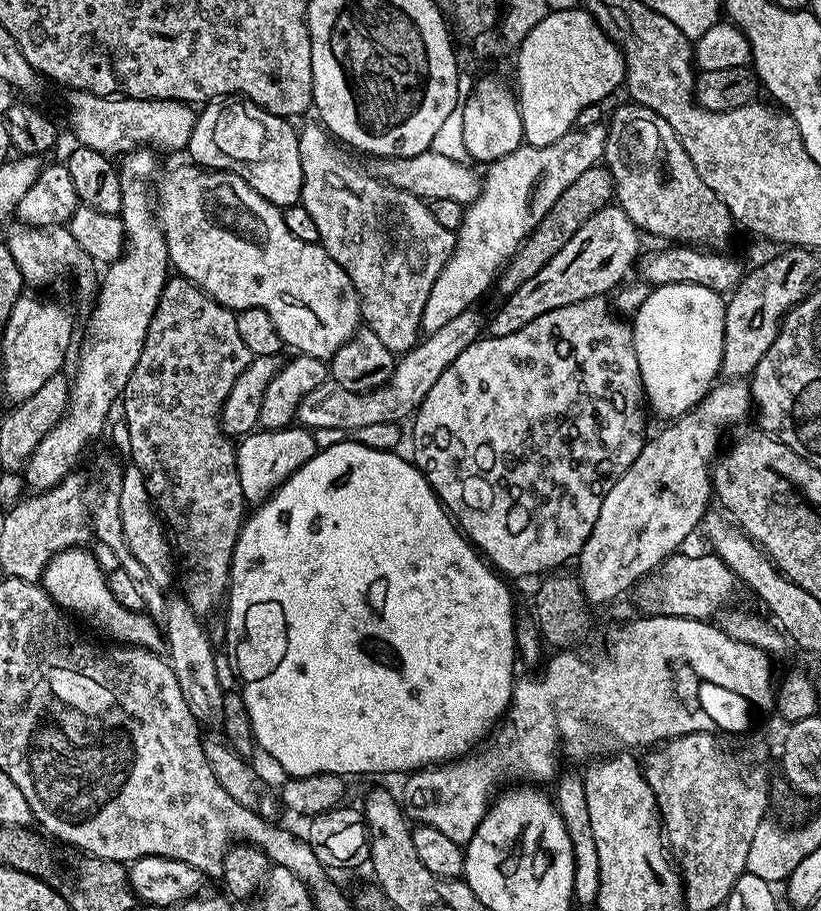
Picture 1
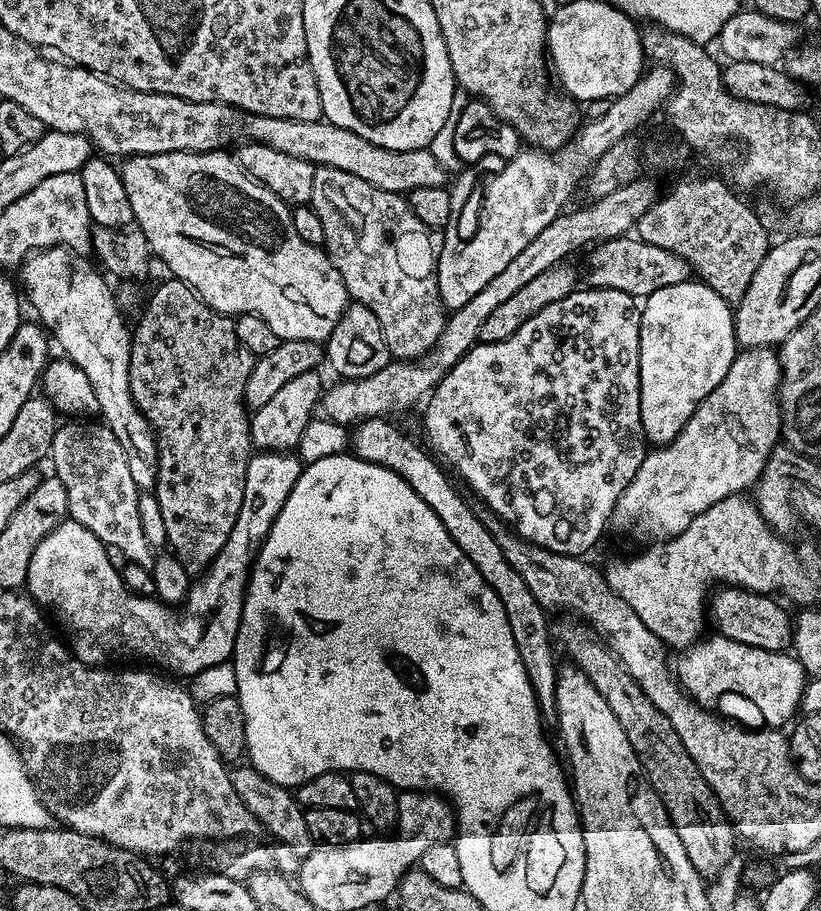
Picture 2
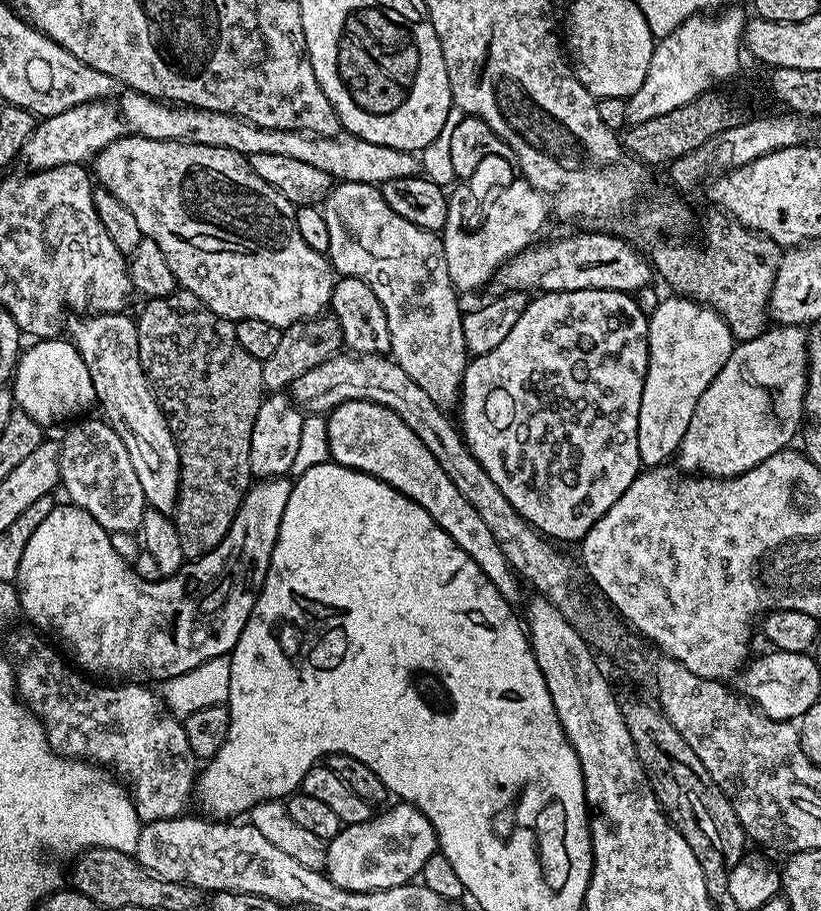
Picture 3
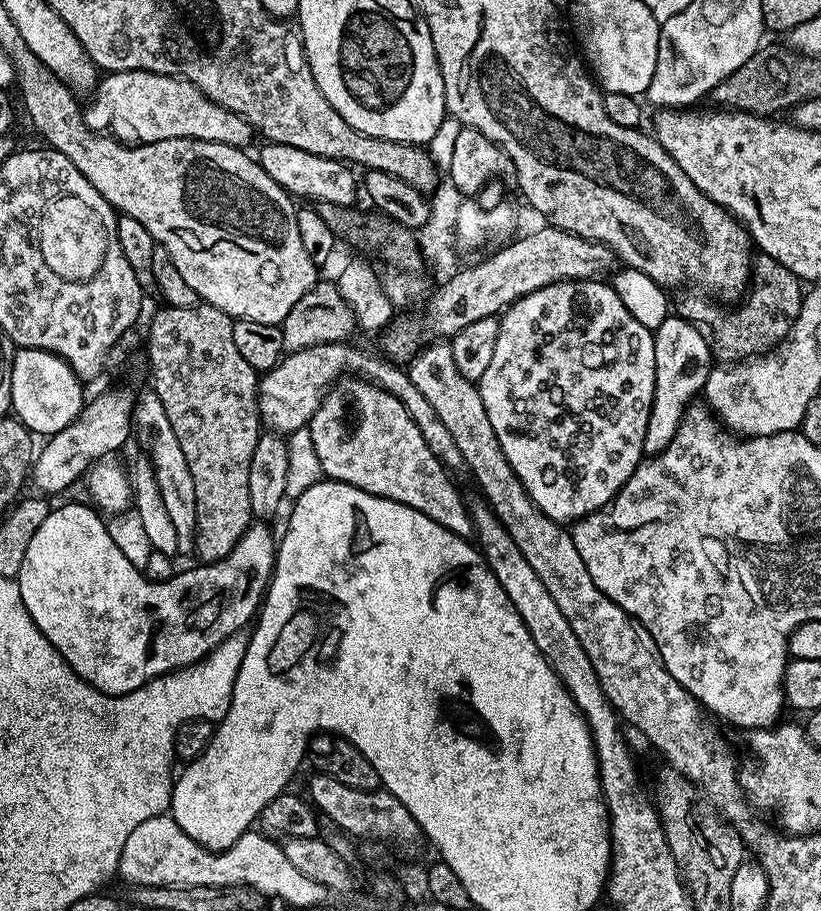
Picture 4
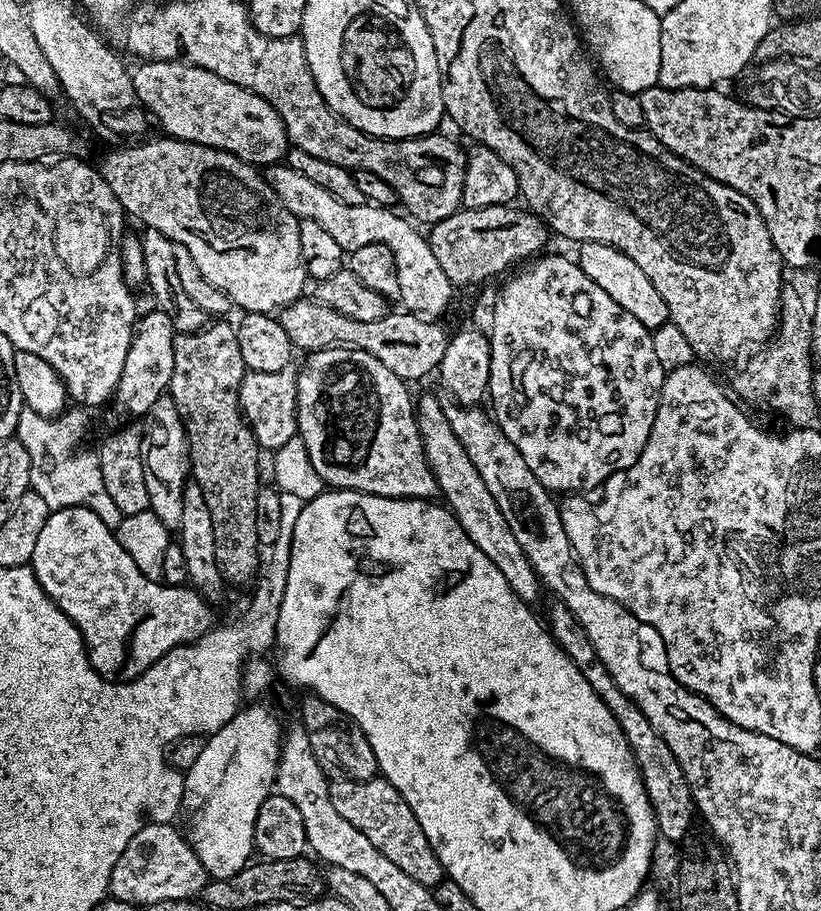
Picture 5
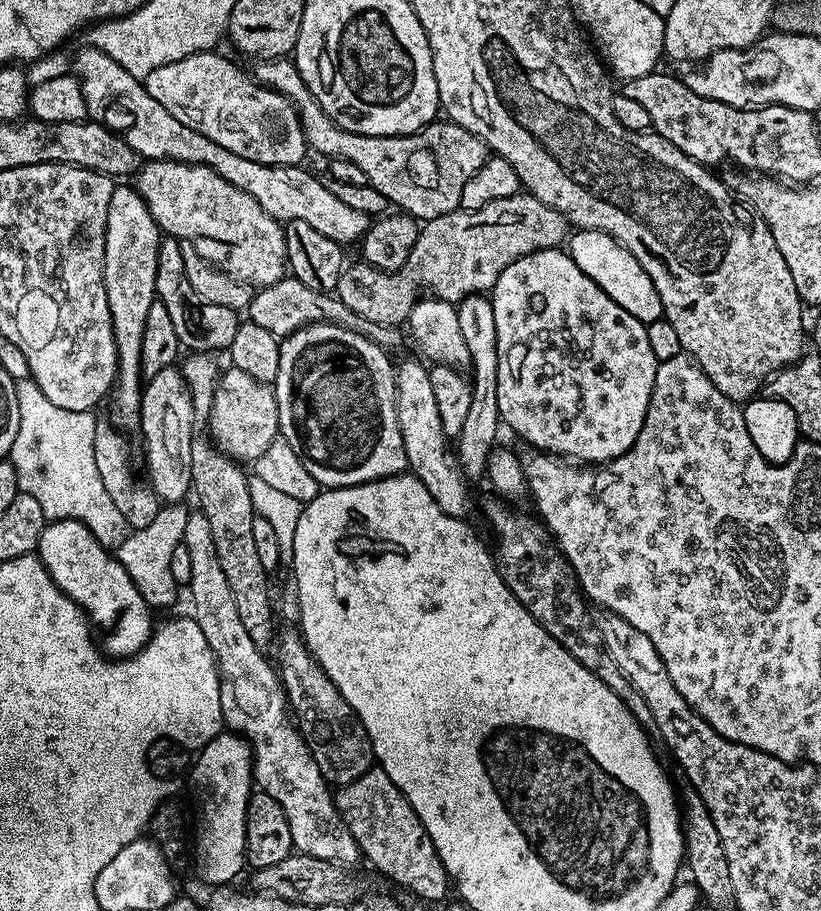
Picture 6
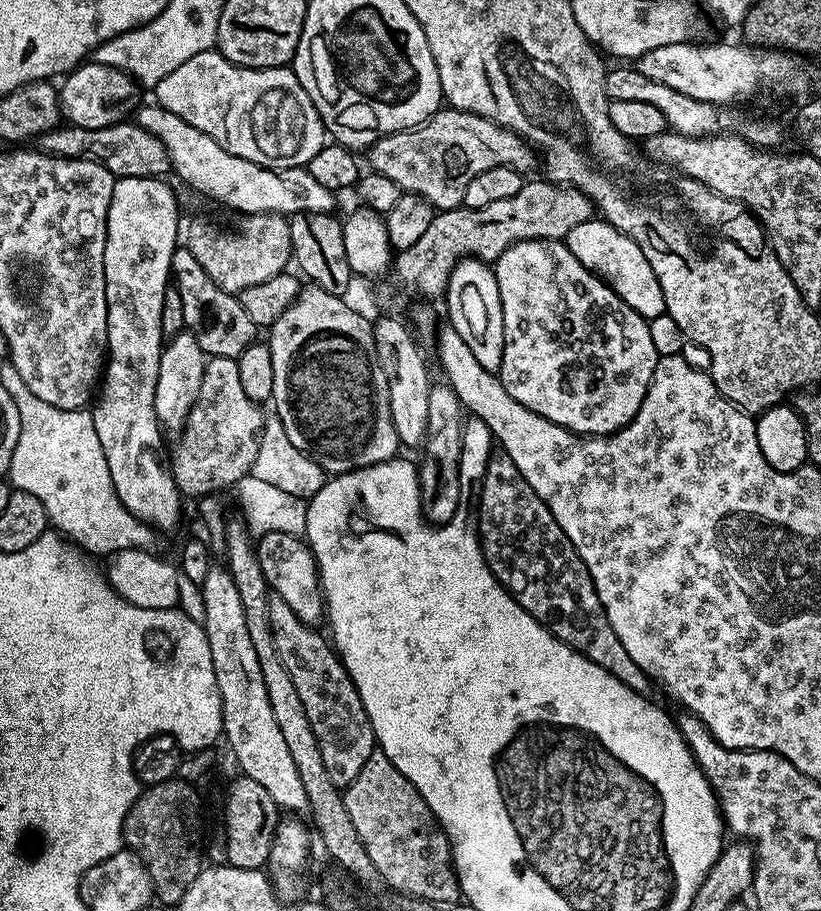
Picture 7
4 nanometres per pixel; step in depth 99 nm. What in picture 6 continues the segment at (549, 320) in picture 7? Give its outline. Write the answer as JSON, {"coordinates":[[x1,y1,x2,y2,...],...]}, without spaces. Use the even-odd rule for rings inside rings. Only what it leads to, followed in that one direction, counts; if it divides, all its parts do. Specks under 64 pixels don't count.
{"coordinates":[[547,248,534,254,526,254,506,270,498,278,498,282,490,289,490,301,494,314,494,326,497,327,497,354,498,354,498,410,501,421,508,424,524,440,533,440,536,446,544,450,551,450,564,458,571,458,576,462,587,462,592,466,599,466,609,460,618,458,634,446,638,434,642,430,642,422,646,422,646,410,650,406,650,394,654,390,656,365,658,363,654,350,650,350,648,329,634,314,622,310,618,302,614,302,600,289,597,284,578,266,567,251,560,248]]}

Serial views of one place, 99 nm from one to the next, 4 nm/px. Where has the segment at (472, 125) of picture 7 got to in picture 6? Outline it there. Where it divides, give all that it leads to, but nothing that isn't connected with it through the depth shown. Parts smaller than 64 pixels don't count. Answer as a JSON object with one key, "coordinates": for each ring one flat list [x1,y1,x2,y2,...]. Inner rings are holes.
{"coordinates":[[291,59,265,60,255,65,254,76,259,83,266,84,275,92,281,92,296,107,305,145,329,161,354,162,362,169,368,183,385,196,389,205,396,204,401,213,417,222,433,220,442,214,450,214,460,208,462,186,478,174,488,160,490,149,470,130,451,122,425,124,418,132,408,136,363,136,340,128,318,106,314,94,302,82,295,63]]}

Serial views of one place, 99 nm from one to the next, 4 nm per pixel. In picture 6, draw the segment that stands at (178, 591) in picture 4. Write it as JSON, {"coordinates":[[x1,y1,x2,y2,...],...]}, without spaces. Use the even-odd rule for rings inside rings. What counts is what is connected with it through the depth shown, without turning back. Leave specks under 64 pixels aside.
{"coordinates":[[54,520,45,523,40,535,38,555,46,566,52,583,57,584,78,607,83,608,85,616,97,629,100,627,104,631,104,637,99,637,98,644,105,656,127,658,135,656,146,646,154,631,154,623,152,624,154,609,147,604,138,587,131,581,126,566,109,549,100,545,98,538,85,524,77,520]]}

